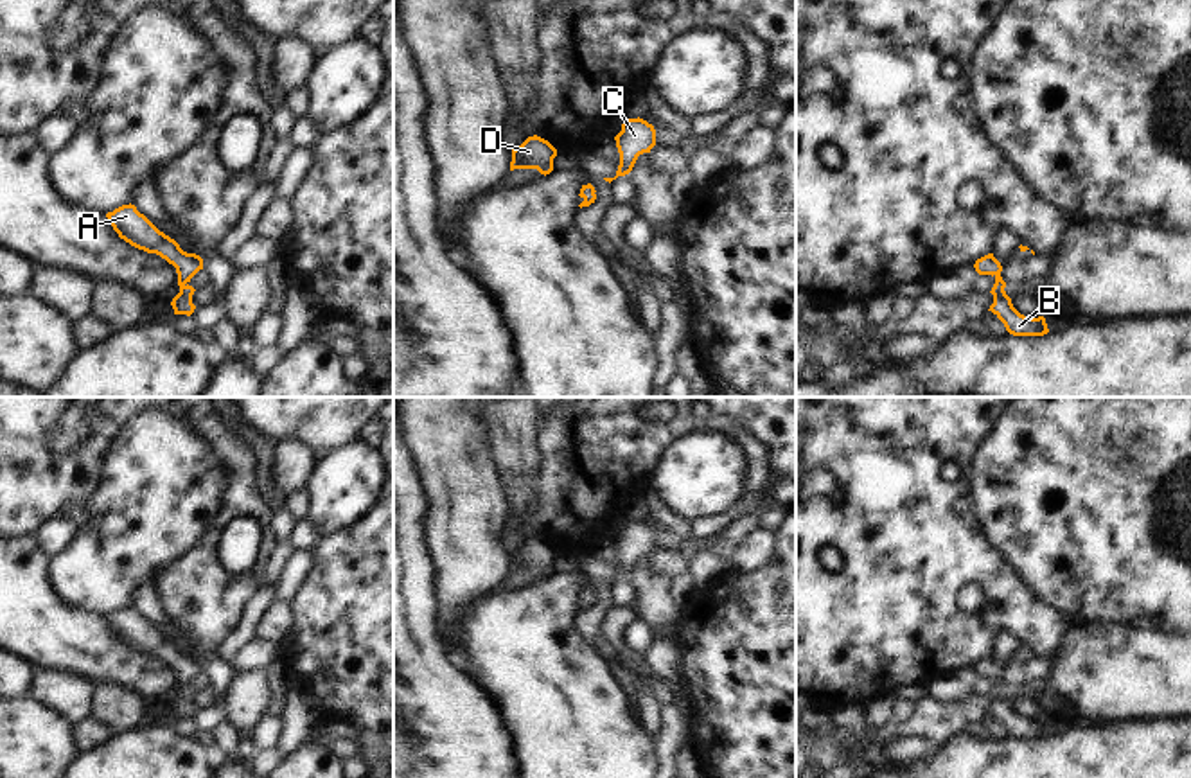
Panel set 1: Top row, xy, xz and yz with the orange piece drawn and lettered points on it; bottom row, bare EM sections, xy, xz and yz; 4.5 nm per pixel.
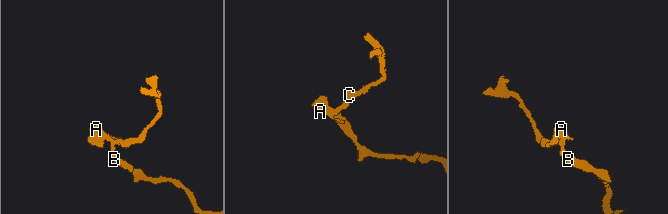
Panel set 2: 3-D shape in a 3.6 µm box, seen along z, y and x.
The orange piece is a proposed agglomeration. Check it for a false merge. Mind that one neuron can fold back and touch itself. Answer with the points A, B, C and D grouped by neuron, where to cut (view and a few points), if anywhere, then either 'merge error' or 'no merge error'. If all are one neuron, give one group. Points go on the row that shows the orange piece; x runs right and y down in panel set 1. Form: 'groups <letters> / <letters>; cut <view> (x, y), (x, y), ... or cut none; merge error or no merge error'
groups A B C D; cut none; no merge error

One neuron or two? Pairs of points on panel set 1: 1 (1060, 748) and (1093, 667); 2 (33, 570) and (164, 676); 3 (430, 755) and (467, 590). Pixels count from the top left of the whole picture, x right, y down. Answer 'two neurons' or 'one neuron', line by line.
1: two neurons
2: one neuron
3: two neurons

